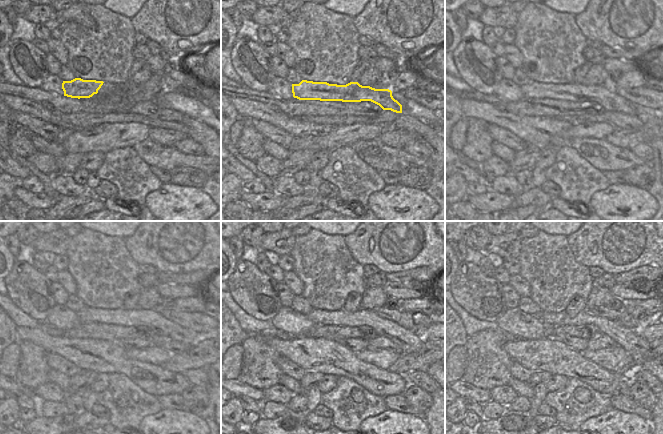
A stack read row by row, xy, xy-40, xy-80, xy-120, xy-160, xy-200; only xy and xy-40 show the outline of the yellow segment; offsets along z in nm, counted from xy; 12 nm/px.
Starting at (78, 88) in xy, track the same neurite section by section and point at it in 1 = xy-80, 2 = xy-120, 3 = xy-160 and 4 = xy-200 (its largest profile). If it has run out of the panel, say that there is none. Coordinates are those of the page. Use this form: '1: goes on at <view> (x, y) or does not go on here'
1: goes on at xy-80 (606, 97)
2: goes on at xy-120 (158, 324)
3: goes on at xy-160 (408, 341)
4: goes on at xy-200 (628, 339)

